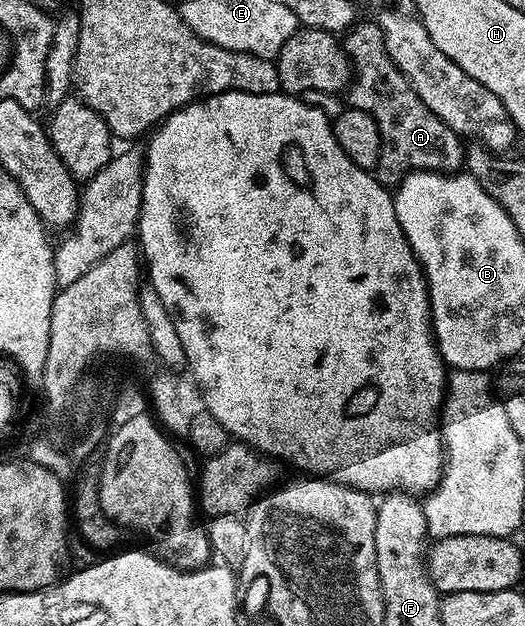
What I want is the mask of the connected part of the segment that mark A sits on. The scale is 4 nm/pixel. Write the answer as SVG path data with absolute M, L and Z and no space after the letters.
M355 23L345 33L344 47L352 65L352 79L348 85L349 107L366 111L379 127L382 145L377 175L383 181L394 182L408 172L459 171L464 164L463 141L443 120L436 118L436 114L432 114L424 102L420 102L406 76L386 52L382 31L377 23Z

